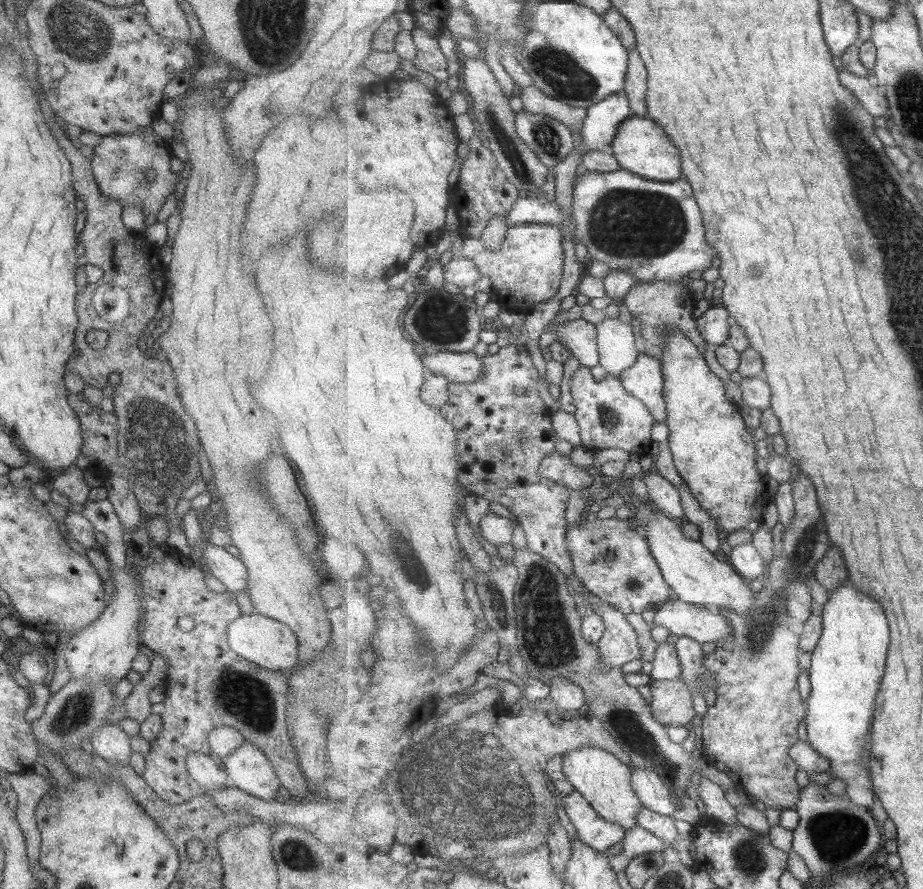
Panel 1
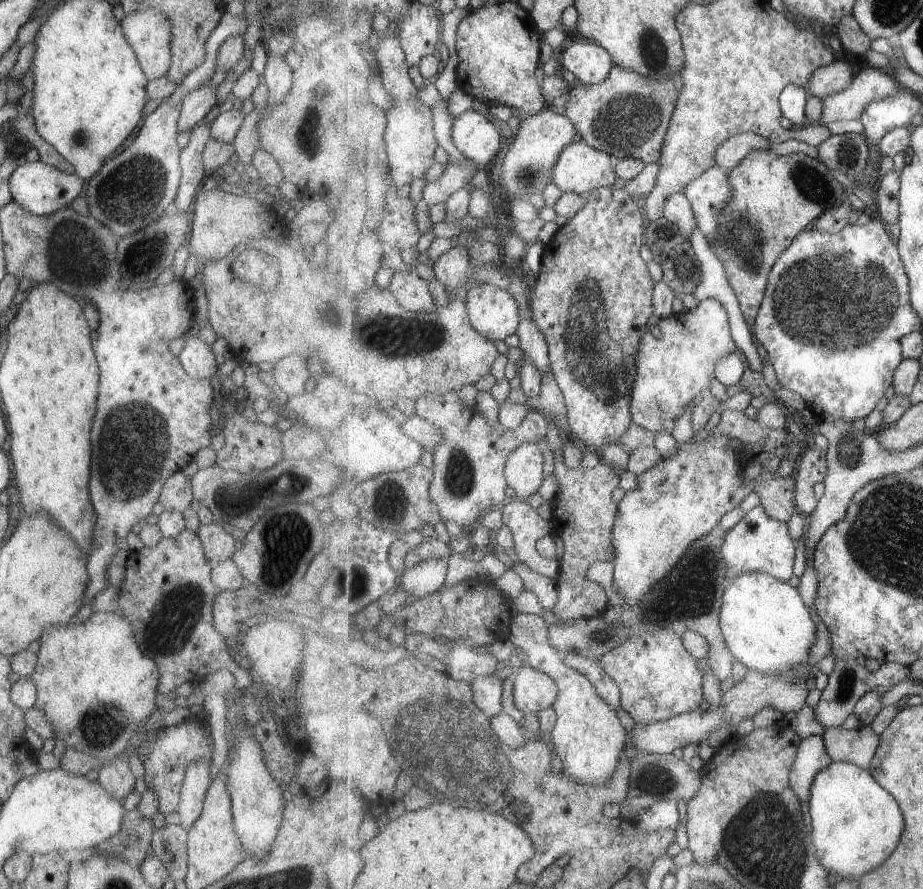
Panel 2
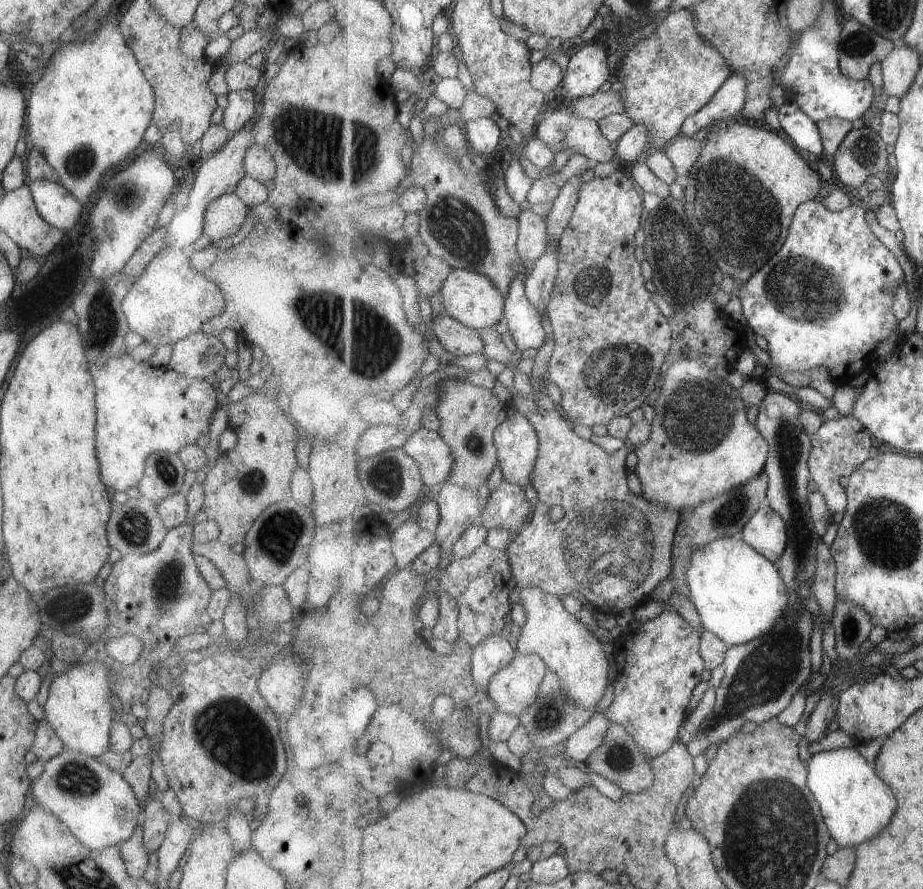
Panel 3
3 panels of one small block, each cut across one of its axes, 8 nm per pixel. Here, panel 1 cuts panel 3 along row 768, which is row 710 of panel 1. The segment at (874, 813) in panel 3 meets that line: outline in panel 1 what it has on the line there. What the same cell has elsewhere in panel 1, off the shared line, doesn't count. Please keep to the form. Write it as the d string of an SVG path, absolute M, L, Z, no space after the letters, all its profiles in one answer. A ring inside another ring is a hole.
M842 586L831 594L823 606L823 616L824 631L812 652L812 664L809 668L812 690L811 696L806 701L808 715L805 722L808 741L818 754L831 761L833 778L840 778L846 784L845 796L857 806L870 809L875 804L876 792L874 783L869 780L871 772L864 765L864 756L866 746L870 744L878 694L882 690L882 682L887 672L887 656L891 642L889 620L881 604L873 602L865 594L859 594L859 590L853 586Z

